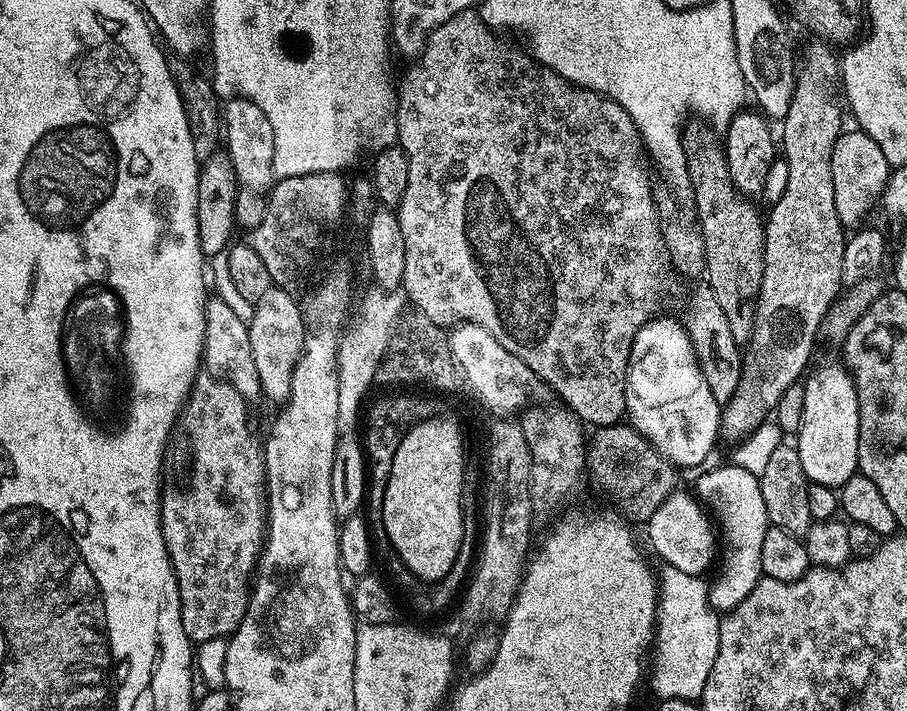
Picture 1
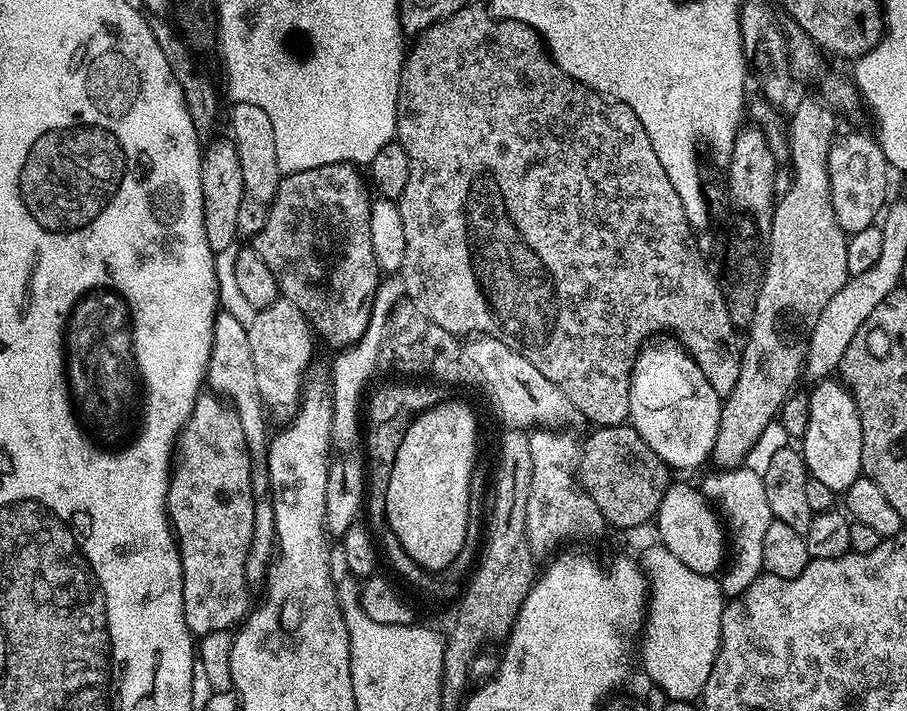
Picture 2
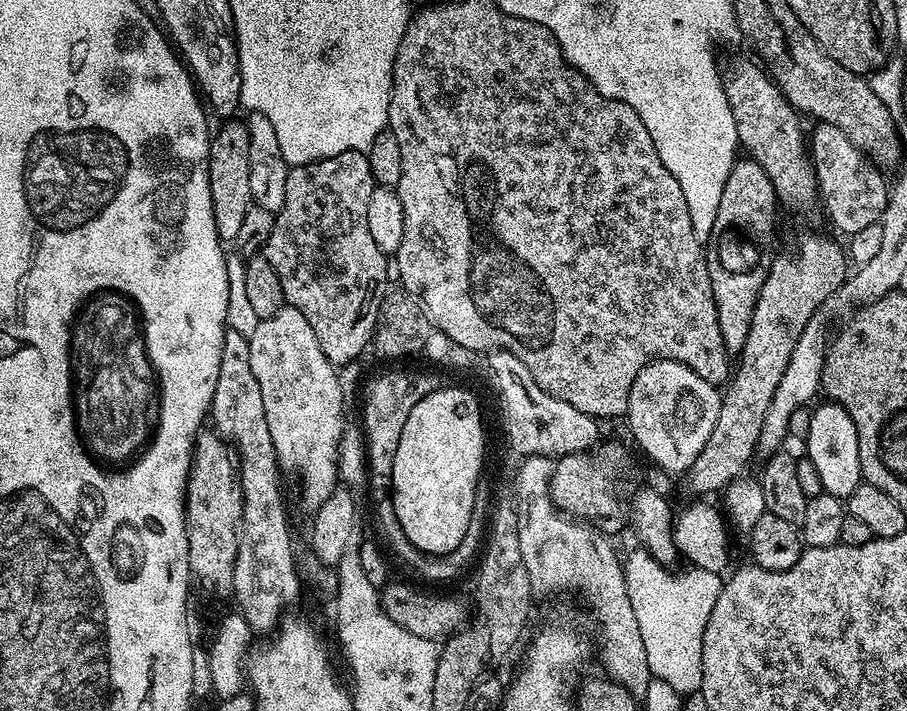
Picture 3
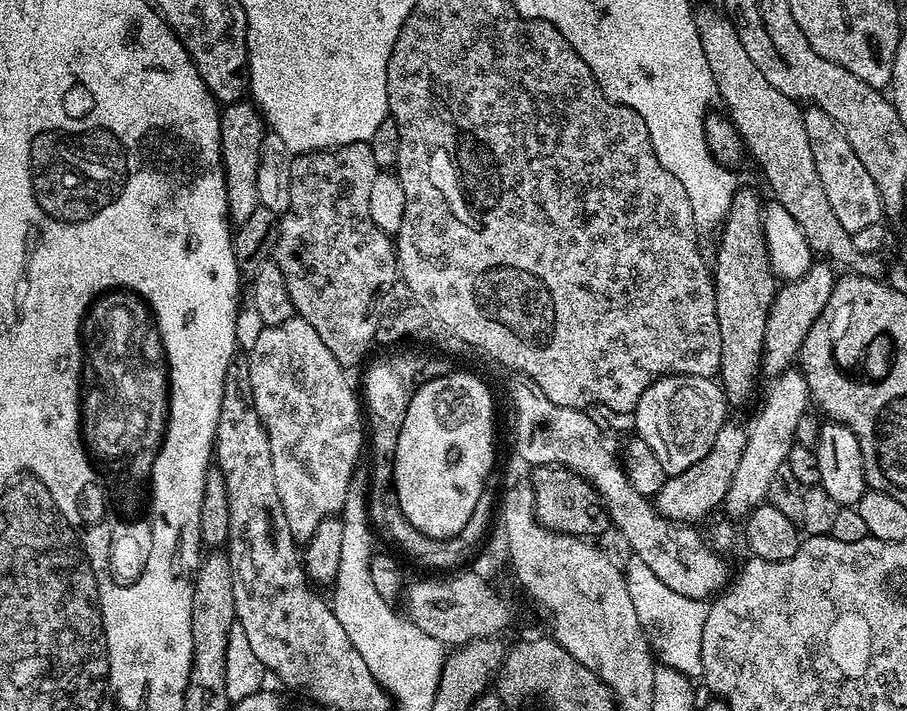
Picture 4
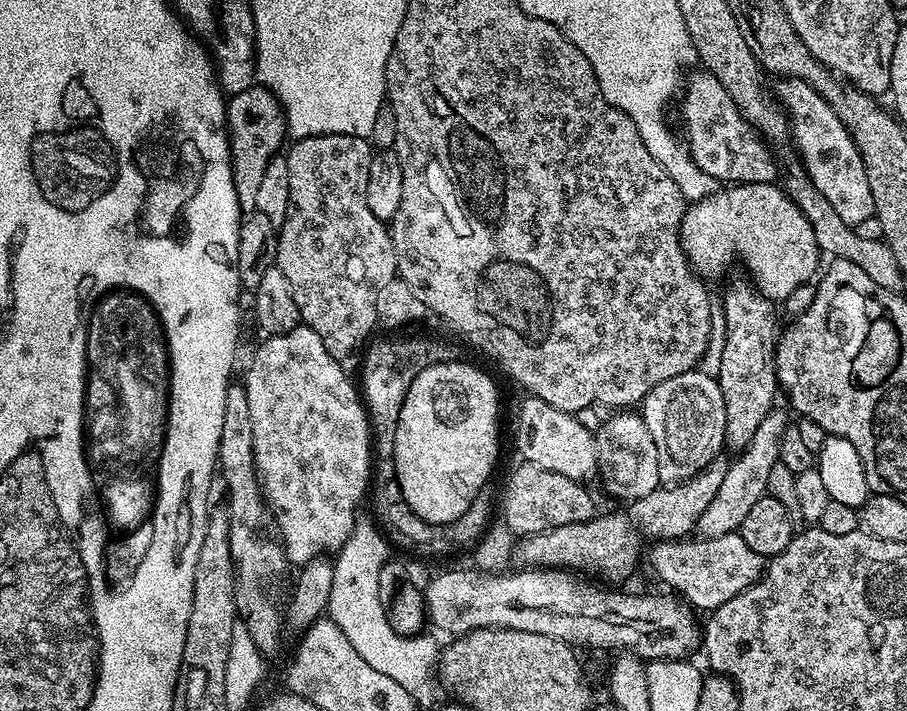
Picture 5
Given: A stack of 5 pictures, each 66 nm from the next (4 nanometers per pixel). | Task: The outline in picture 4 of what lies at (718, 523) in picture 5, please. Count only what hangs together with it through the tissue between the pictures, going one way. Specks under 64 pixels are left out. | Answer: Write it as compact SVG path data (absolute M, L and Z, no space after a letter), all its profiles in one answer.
M782 372L769 384L772 385L769 386L756 417L753 418L752 424L747 425L746 450L742 450L738 470L734 470L734 482L730 482L730 490L722 505L723 511L728 511L728 516L732 518L747 517L759 504L767 501L770 482L774 482L782 465L788 463L788 455L796 443L798 422L802 419L802 414L810 408L810 397L803 372Z

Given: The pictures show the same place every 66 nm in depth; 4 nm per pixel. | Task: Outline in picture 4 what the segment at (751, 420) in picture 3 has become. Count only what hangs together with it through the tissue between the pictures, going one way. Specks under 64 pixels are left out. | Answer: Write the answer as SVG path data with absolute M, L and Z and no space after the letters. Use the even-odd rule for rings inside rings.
M828 262L813 263L797 280L789 280L781 283L776 289L776 295L772 297L772 305L766 318L766 330L764 334L764 350L762 353L762 372L765 377L775 378L782 372L789 371L788 364L797 359L800 346L810 326L818 318L818 314L826 306L830 294L838 279L837 273L832 273L833 265ZM725 422L714 437L714 446L690 470L682 470L682 474L665 479L654 497L654 503L661 516L681 526L692 526L703 516L711 514L715 508L723 505L726 494L730 490L730 482L734 482L734 470L738 470L738 462L742 459L742 450L746 450L747 427L742 423Z

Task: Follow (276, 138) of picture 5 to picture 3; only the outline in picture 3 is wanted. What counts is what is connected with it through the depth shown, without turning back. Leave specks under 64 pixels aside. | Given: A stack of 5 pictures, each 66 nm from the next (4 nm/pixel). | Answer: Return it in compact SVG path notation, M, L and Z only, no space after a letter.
M232 118L220 129L215 129L208 146L208 173L210 174L210 198L214 206L214 226L218 230L221 241L235 242L238 238L238 230L245 220L248 208L253 206L250 194L250 138L248 137L248 125L243 119Z

